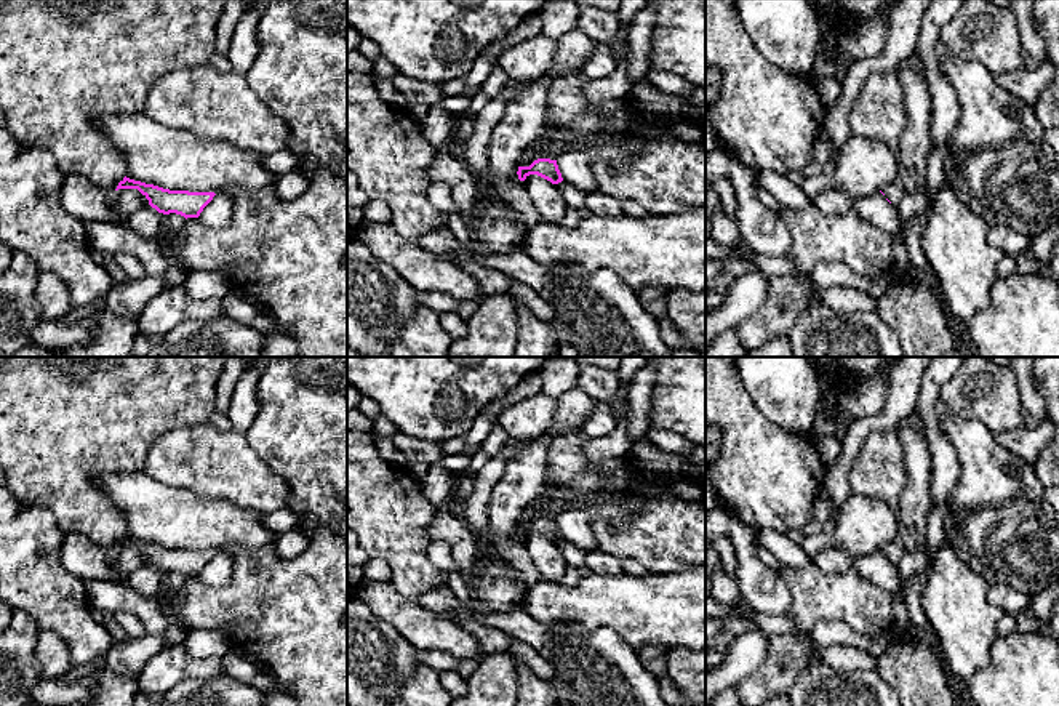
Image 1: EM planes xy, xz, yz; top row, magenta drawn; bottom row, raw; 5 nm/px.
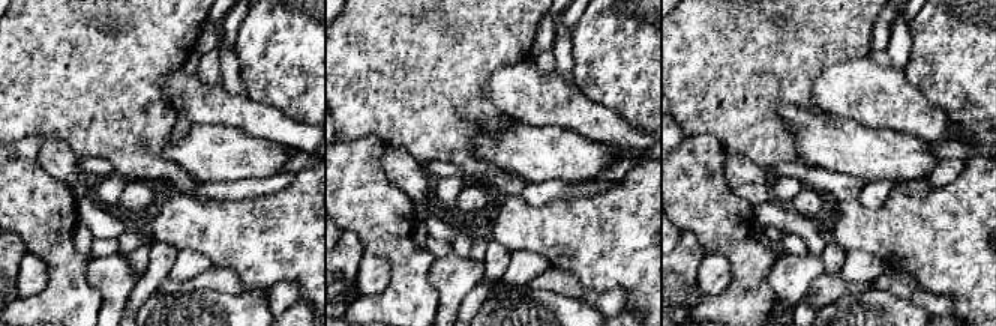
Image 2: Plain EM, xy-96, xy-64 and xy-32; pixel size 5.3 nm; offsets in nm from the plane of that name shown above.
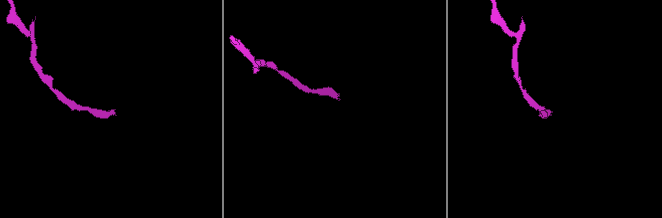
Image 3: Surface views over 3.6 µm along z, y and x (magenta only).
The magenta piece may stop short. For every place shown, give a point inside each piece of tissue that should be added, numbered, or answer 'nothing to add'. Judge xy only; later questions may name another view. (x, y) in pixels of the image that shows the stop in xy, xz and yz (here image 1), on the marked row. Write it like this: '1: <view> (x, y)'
nothing to add

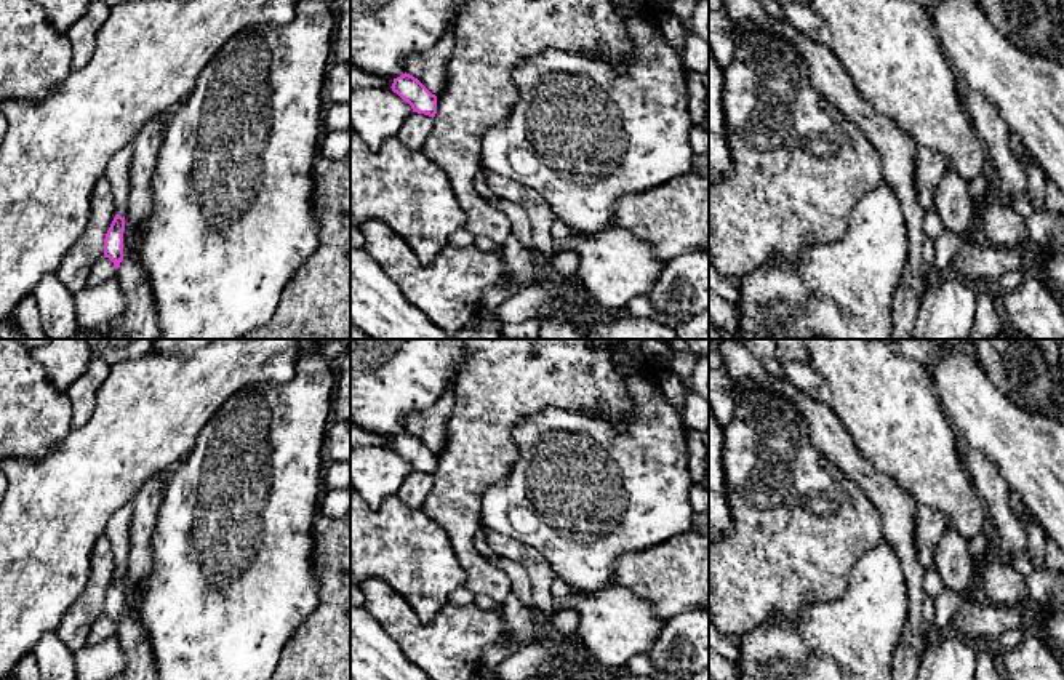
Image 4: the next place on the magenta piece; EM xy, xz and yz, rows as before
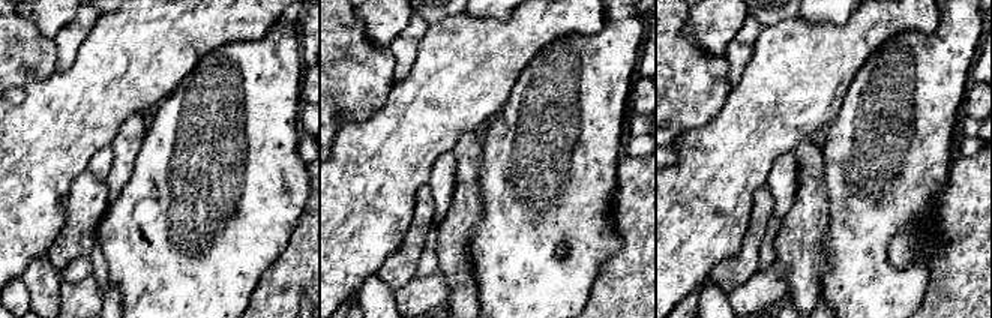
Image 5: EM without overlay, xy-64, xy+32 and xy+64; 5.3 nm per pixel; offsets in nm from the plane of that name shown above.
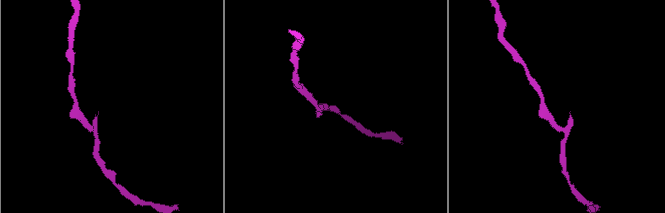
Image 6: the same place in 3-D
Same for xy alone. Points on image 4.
1: xy (117, 173)

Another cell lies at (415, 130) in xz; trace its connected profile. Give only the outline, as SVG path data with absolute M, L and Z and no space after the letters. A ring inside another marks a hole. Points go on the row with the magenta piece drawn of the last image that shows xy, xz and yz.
M413 112L395 133L395 138L400 139L406 147L421 150L432 128L432 117Z

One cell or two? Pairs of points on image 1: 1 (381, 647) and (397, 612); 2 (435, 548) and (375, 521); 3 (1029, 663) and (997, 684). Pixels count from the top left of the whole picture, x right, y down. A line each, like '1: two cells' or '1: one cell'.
1: two cells
2: two cells
3: one cell

